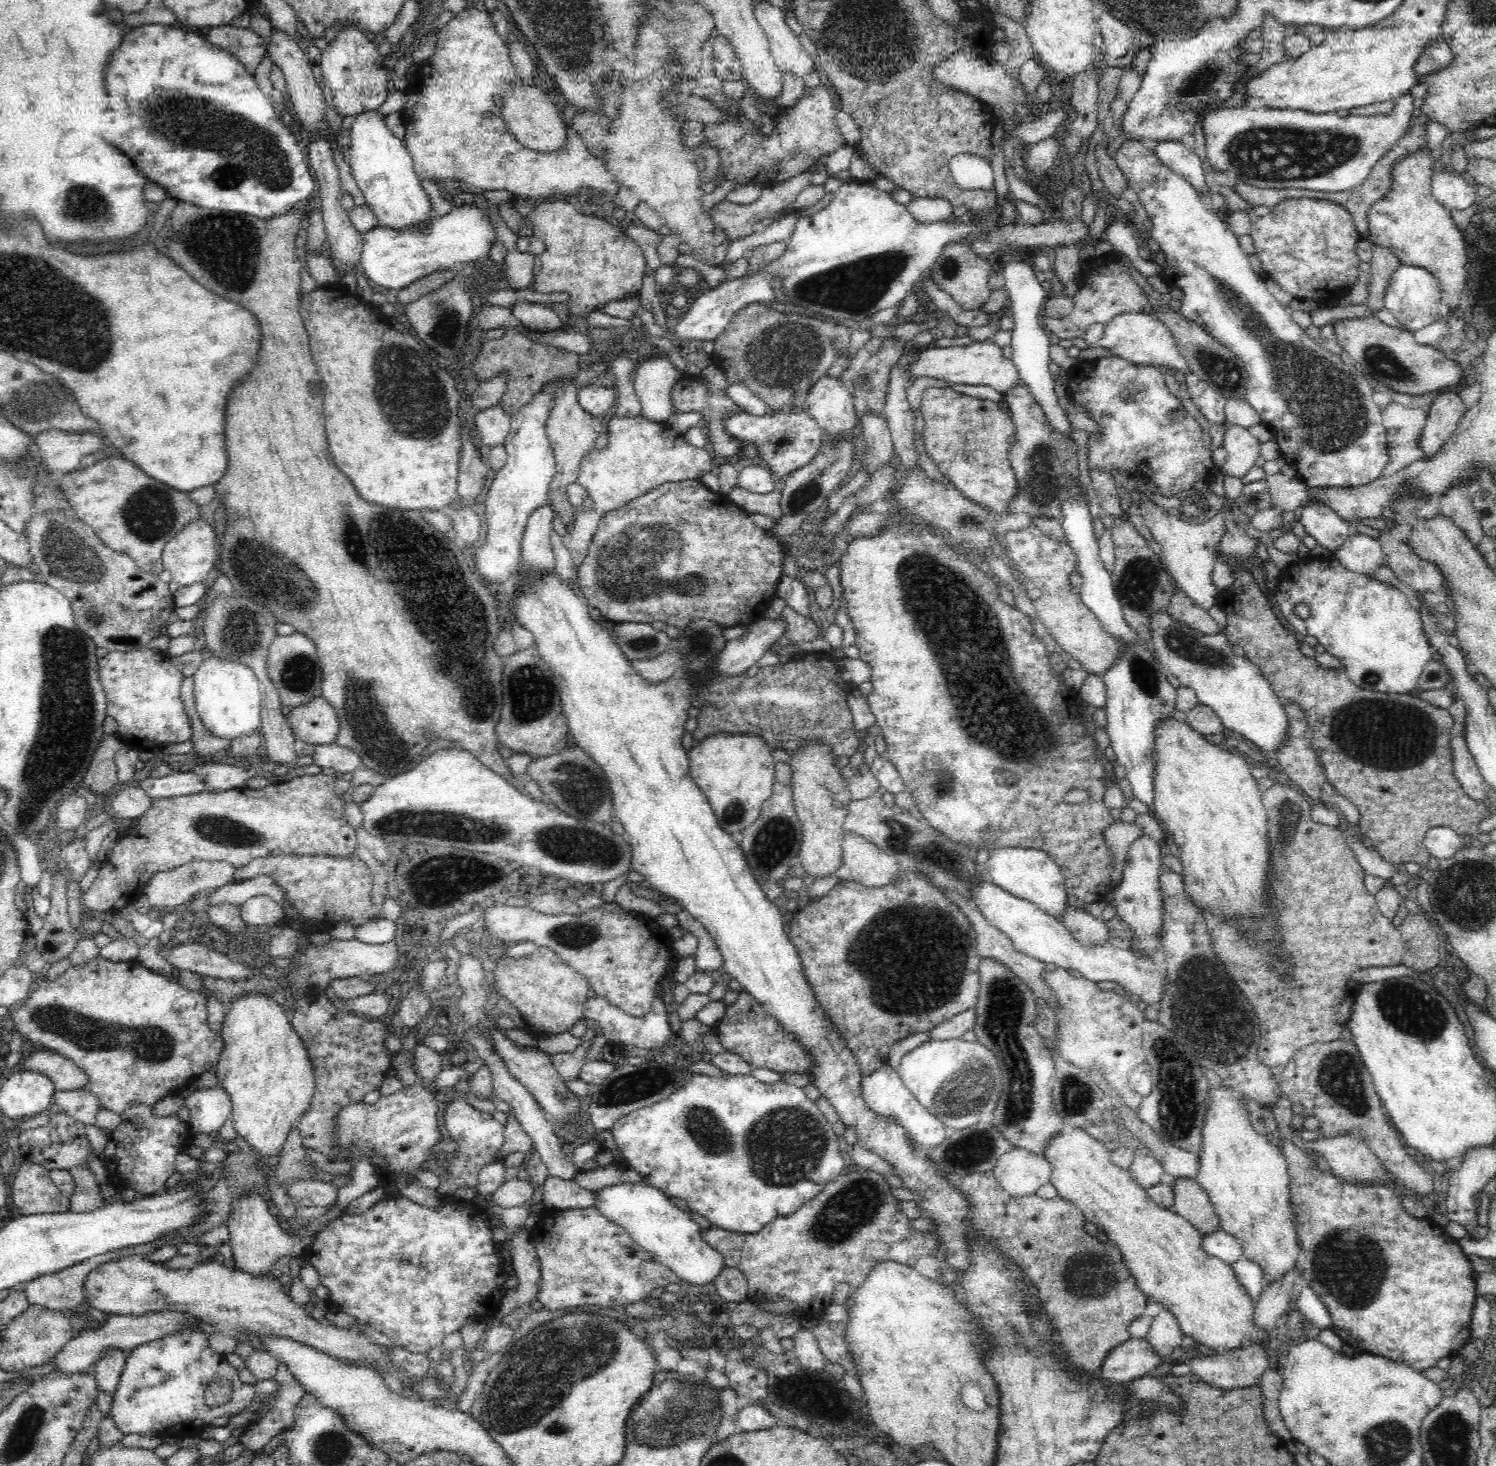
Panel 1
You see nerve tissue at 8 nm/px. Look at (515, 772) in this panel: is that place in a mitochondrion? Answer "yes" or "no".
no

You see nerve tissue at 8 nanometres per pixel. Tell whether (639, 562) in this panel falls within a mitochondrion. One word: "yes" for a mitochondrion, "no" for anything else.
yes

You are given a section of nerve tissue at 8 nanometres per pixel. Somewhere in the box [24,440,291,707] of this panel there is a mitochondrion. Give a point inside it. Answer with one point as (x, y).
(69, 553)

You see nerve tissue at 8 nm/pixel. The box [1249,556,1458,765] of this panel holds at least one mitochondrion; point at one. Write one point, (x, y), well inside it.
(1369, 676)

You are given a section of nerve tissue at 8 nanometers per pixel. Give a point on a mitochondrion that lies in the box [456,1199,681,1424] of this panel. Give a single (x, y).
(598, 1355)

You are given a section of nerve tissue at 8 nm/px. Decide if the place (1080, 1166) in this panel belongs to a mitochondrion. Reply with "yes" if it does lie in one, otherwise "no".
no

